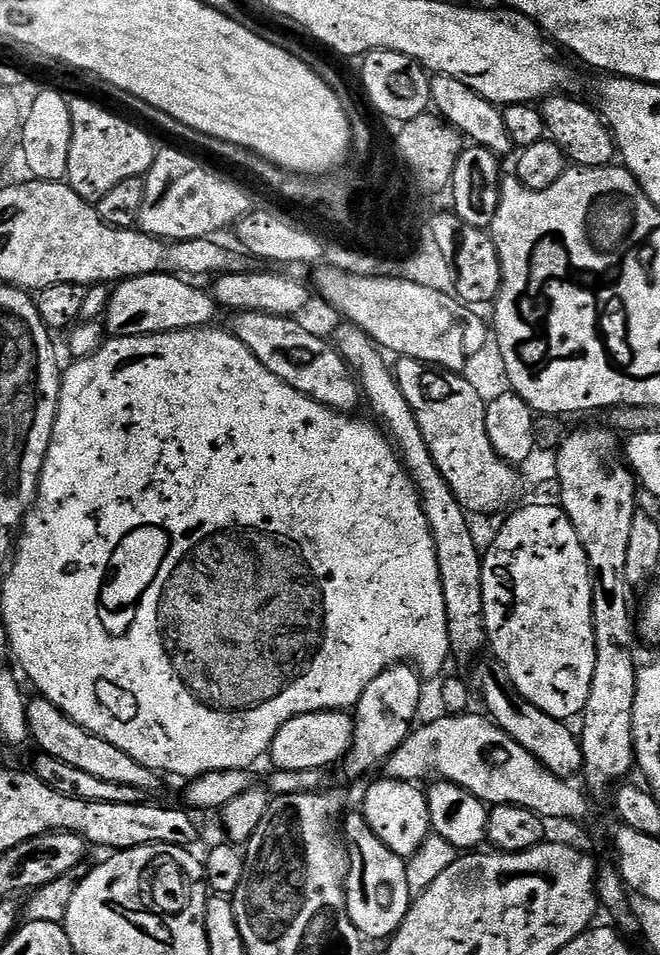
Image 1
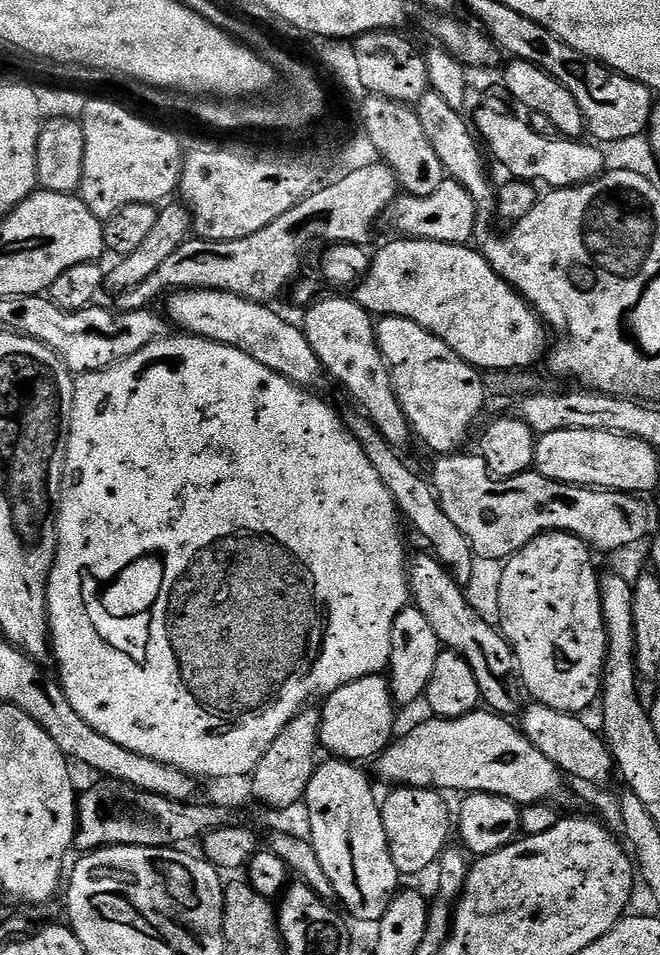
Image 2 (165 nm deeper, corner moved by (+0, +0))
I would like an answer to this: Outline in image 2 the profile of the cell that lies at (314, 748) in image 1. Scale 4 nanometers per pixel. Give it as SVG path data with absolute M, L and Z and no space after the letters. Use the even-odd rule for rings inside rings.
M383 675L363 676L334 690L323 701L320 714L320 743L333 757L349 762L364 762L379 757L393 743L392 727L396 724L397 705L392 698L389 681Z

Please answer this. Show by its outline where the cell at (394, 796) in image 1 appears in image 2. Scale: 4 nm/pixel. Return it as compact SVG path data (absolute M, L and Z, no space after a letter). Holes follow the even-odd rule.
M407 786L397 787L392 790L388 797L383 797L380 813L382 822L386 826L386 838L390 846L390 854L394 858L394 866L401 874L417 874L426 866L437 863L446 848L449 847L448 835L454 832L454 816L448 813L448 804L443 800L437 789L431 788L410 788Z

